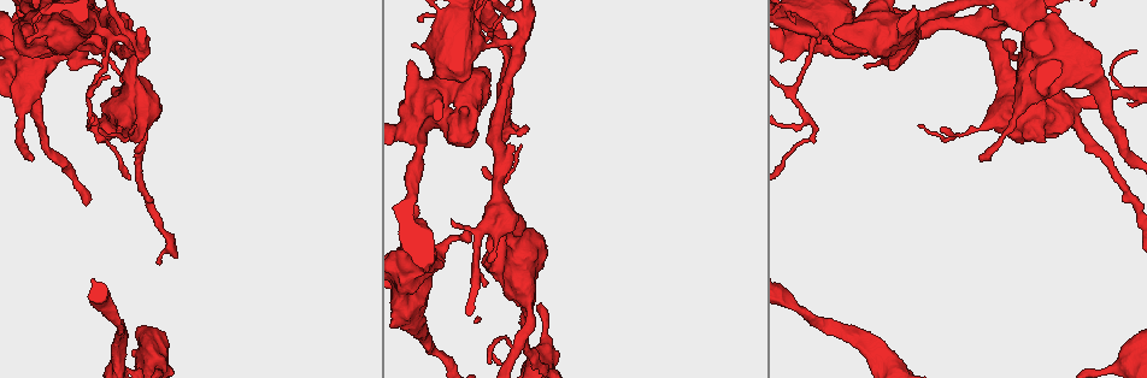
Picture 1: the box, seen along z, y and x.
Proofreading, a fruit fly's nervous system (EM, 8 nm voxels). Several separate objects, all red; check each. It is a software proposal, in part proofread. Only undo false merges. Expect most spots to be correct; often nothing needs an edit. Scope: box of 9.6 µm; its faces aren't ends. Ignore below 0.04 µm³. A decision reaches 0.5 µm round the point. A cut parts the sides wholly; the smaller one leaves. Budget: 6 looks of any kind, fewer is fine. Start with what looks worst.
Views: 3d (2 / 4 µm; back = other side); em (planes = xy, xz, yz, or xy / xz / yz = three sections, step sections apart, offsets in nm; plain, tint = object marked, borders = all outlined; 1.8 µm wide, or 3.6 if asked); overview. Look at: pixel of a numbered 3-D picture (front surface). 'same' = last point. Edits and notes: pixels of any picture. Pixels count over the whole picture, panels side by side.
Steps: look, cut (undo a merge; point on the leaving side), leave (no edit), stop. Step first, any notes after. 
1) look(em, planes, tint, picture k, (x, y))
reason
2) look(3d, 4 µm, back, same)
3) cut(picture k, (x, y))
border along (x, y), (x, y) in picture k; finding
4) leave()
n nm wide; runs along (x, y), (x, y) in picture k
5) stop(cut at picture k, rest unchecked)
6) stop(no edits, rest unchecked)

look(3d, 4 µm, picture 1, (806, 119))
a narrow waist

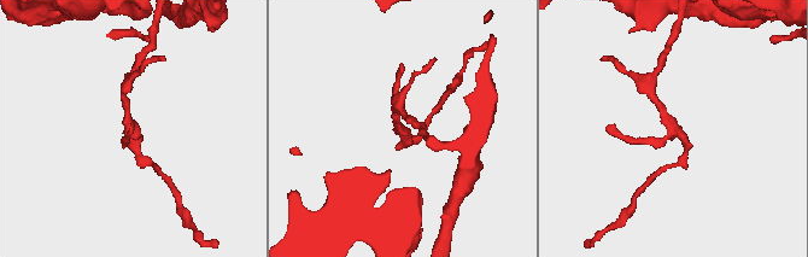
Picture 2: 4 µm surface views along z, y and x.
look(em, xz, step 8, tint, picture 2, (402, 127))
3 arms

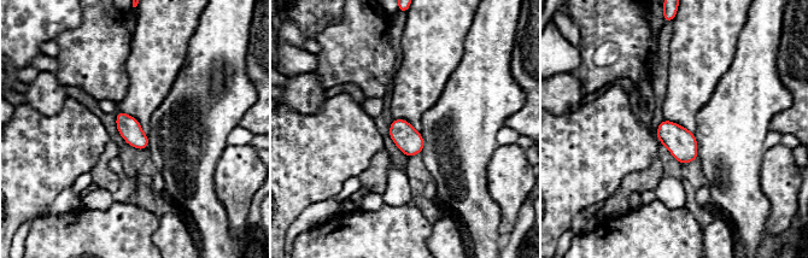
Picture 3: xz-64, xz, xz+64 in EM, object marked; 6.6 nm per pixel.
look(em, planes, tint, same)

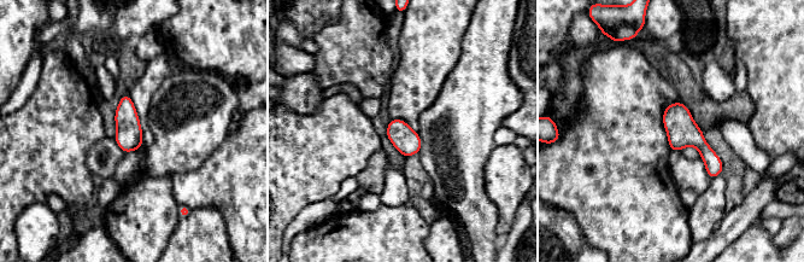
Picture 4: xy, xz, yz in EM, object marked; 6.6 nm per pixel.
leave()
runs along (668, 110), (699, 143), (719, 170) in picture 4; continuous, no second neuron

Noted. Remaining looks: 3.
look(3d, 4 µm, back, picture 1, (465, 54))
abrupt turn

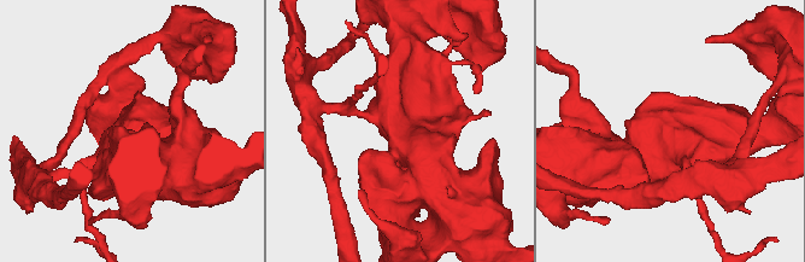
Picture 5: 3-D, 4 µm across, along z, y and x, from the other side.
look(em, 3.6 µm, planes, tint, picture 5, (400, 126))

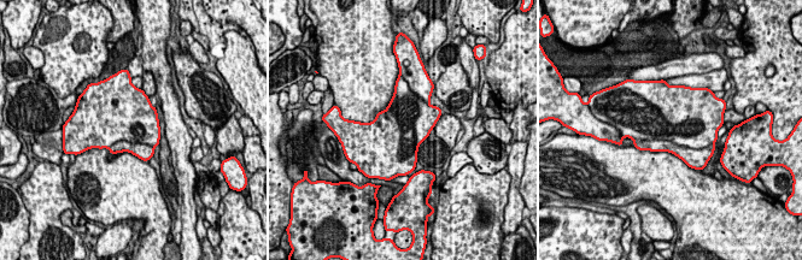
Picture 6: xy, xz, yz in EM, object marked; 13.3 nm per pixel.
leave()
one neuron here

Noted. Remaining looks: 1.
look(em, planes, tint, picture 1, (859, 336))
thick turns thin

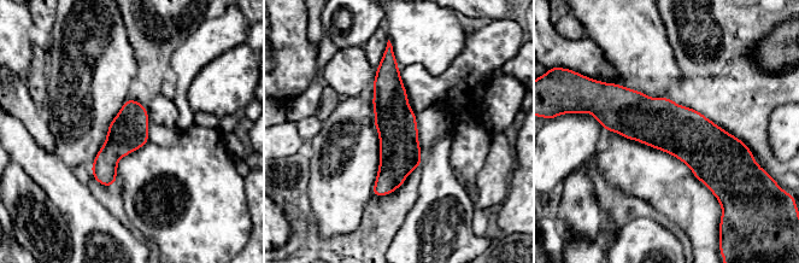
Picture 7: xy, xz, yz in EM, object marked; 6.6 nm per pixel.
leave()
260 nm wide; runs along (599, 112), (739, 148) in picture 7; one neuron here

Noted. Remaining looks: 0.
stop(no edits, rest unchecked)

